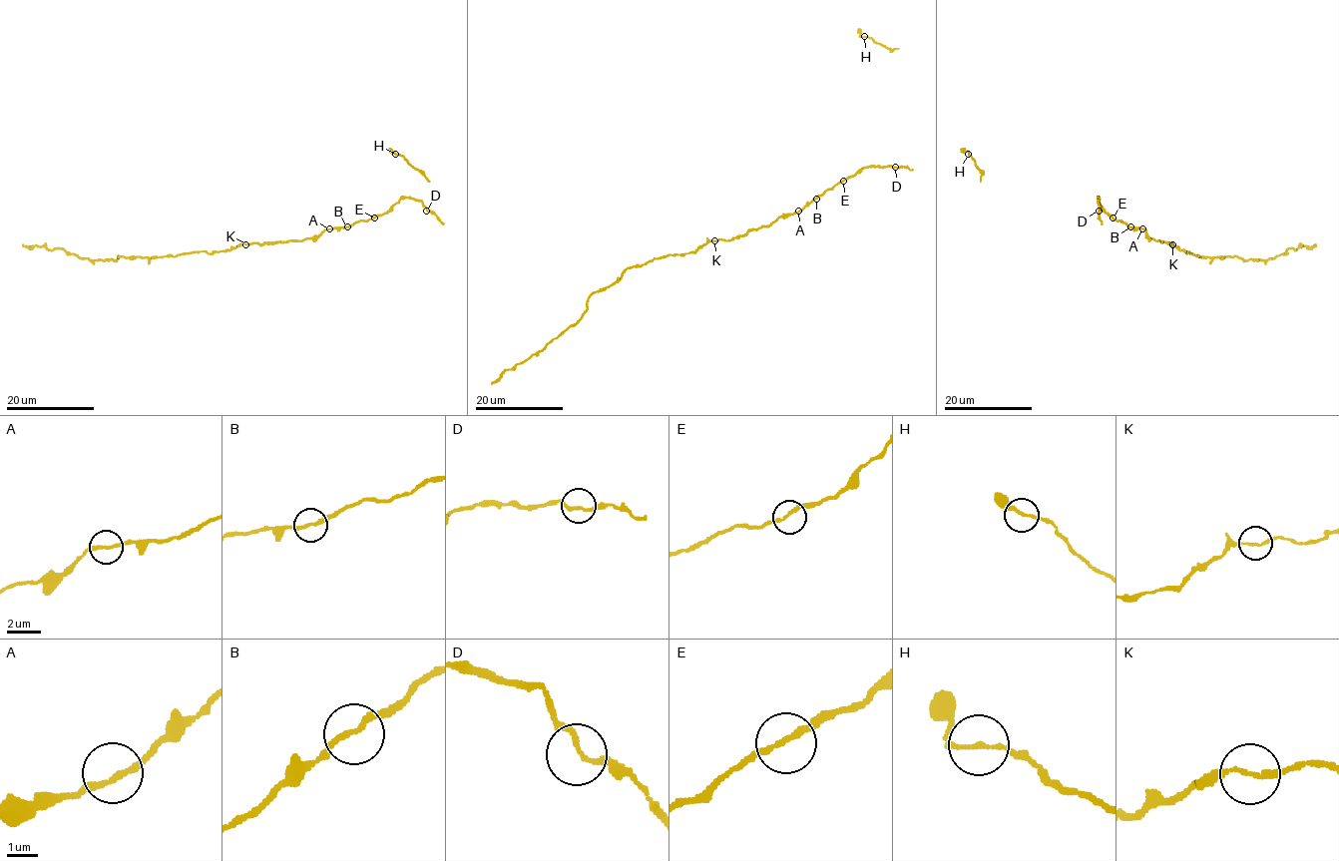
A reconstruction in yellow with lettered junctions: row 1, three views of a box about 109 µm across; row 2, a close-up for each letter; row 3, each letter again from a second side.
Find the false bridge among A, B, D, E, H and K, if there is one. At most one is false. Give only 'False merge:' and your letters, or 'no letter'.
False merge: K

